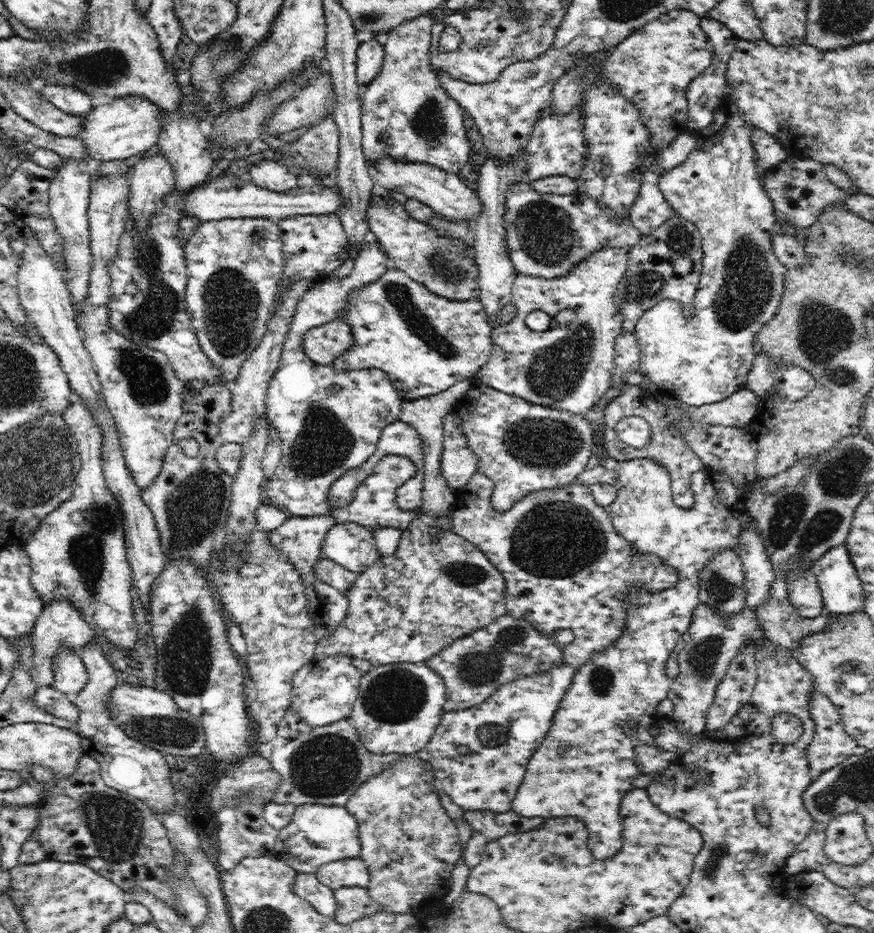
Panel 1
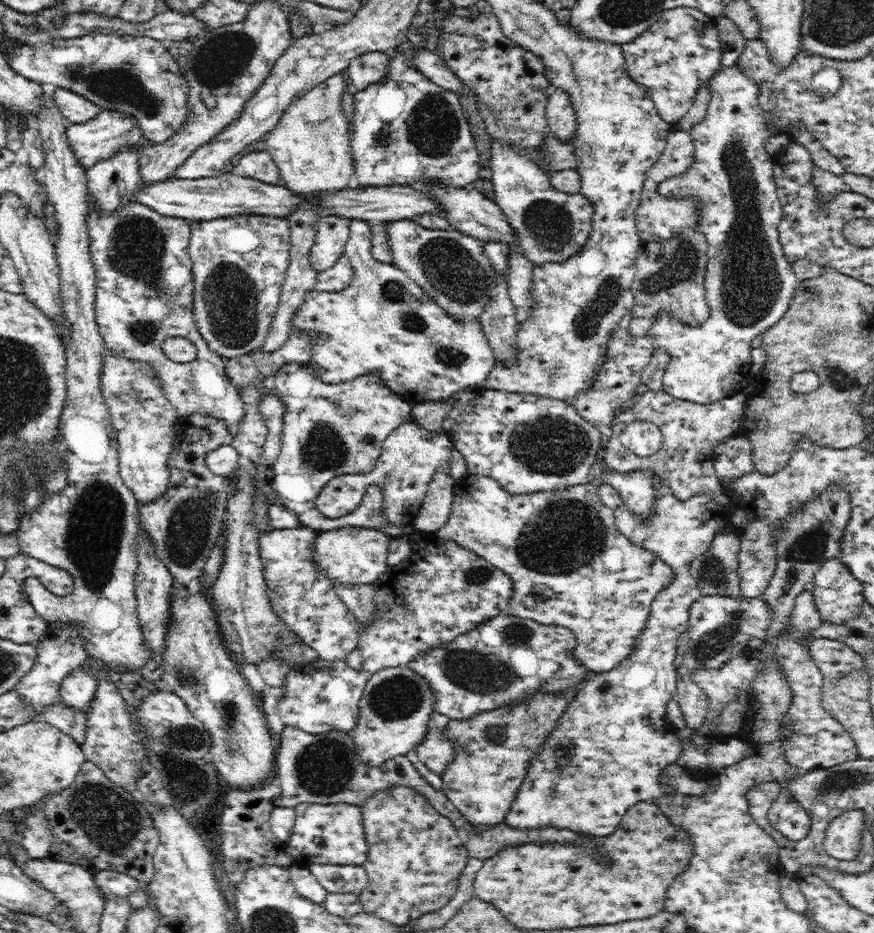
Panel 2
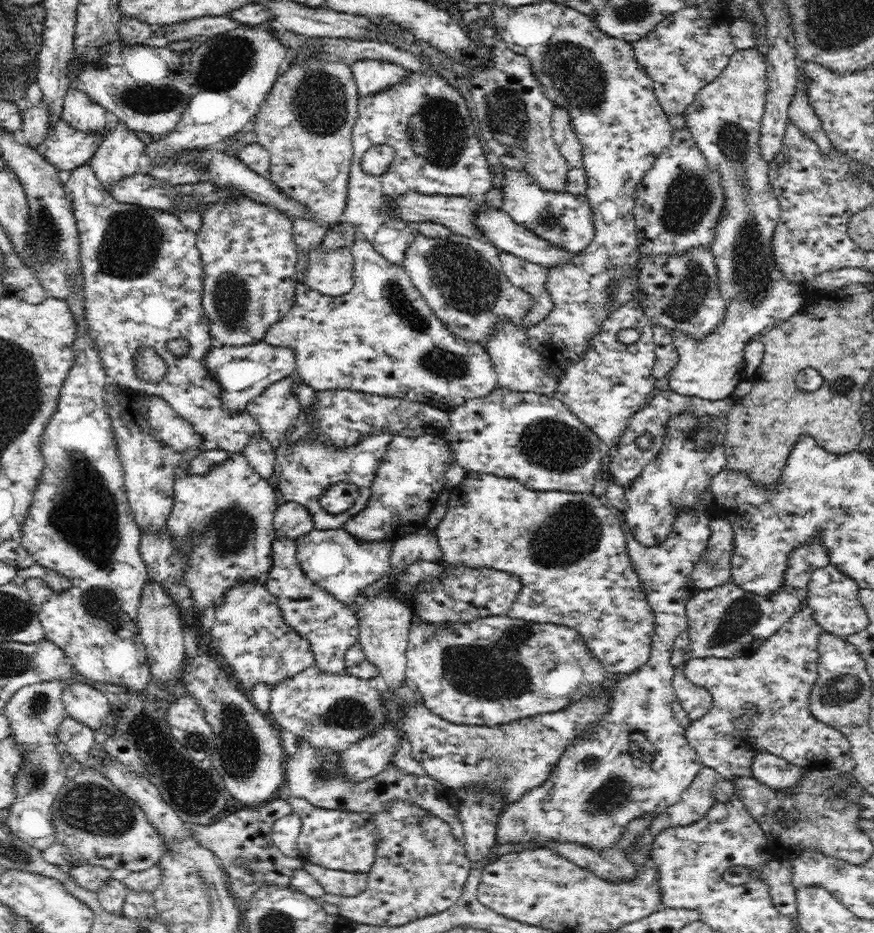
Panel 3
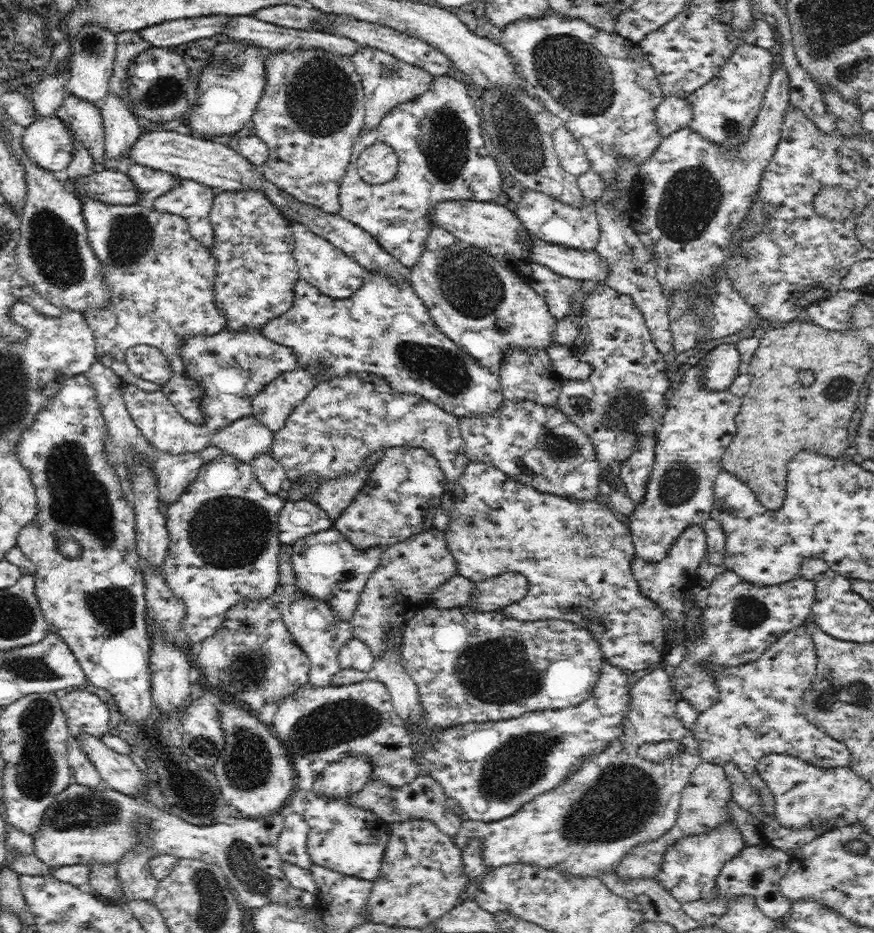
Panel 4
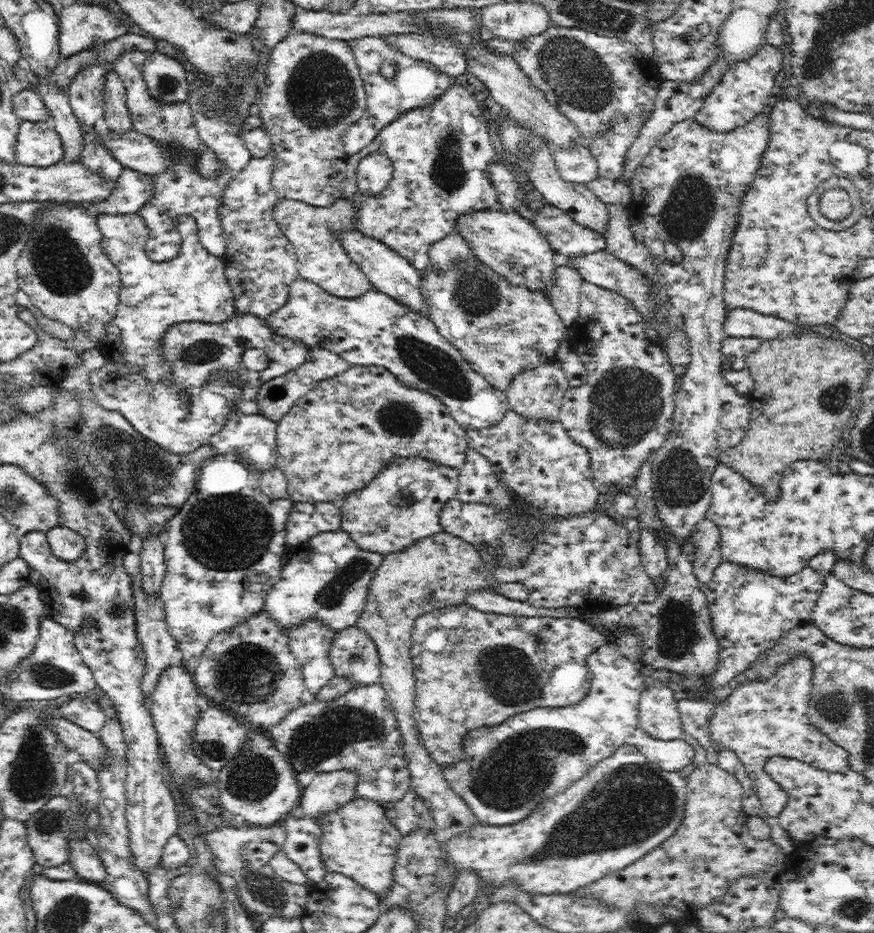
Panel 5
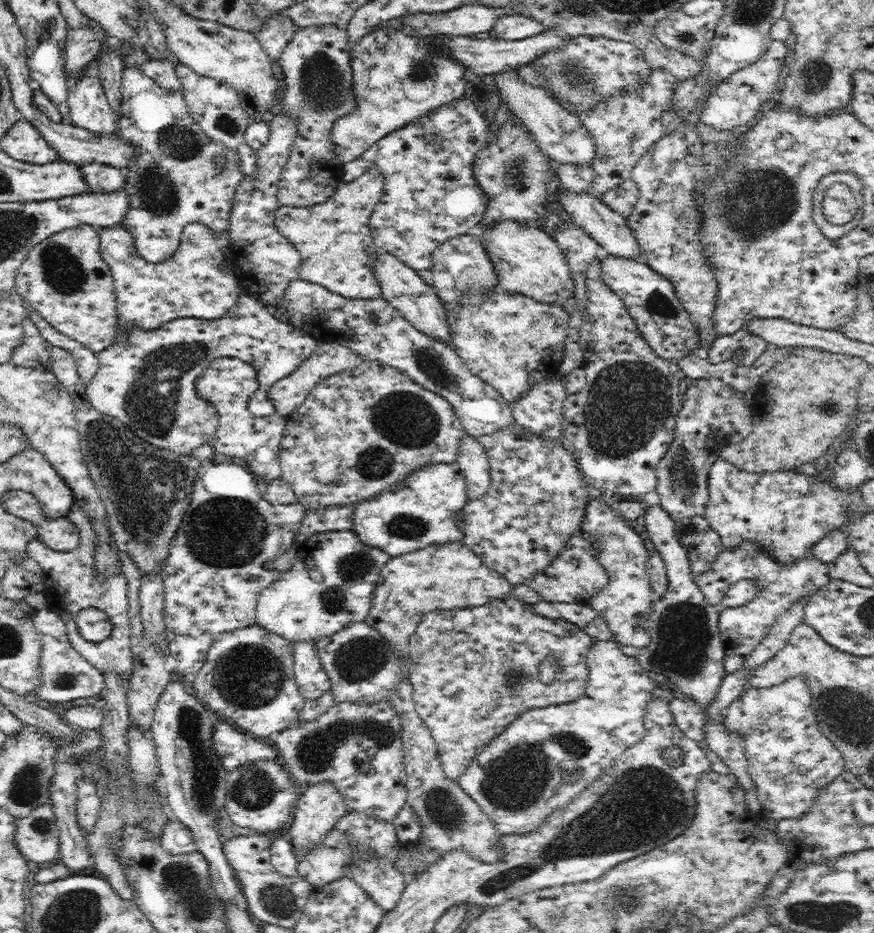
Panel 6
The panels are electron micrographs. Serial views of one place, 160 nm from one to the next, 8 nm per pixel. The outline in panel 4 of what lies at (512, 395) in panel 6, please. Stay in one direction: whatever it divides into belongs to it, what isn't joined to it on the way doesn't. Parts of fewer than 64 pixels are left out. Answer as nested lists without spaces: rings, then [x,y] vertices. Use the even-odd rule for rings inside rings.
[[[457,241],[456,247],[440,250],[438,253],[425,248],[419,262],[410,269],[409,283],[426,305],[428,314],[436,327],[460,350],[473,356],[476,362],[498,375],[500,364],[510,348],[544,350],[553,344],[556,318],[548,311],[545,298],[524,282],[512,269],[504,267],[484,250],[464,241]]]

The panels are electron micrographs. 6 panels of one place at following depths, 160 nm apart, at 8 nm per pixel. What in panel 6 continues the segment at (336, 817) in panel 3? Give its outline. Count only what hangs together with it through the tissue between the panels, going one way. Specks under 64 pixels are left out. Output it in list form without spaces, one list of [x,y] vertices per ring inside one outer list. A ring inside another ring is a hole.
[[[348,811],[336,822],[334,829],[346,833],[350,839],[350,849],[353,846],[354,858],[344,866],[344,876],[354,879],[385,911],[392,910],[407,885],[403,874],[395,867],[395,858],[401,843],[393,823]]]

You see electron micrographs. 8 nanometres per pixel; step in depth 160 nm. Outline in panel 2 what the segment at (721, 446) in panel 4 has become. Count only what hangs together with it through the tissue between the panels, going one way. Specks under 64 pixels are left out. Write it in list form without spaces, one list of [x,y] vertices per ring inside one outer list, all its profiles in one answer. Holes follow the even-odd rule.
[[[608,469],[602,475],[603,482],[616,488],[623,504],[640,518],[648,518],[654,508],[654,484],[658,482],[658,478],[658,475],[643,474],[640,471],[620,473]]]

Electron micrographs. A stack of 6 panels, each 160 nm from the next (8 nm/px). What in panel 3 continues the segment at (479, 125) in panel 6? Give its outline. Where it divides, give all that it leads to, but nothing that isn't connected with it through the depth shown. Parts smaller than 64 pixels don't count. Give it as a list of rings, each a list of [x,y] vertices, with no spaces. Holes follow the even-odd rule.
[[[410,74],[406,81],[398,82],[378,94],[359,97],[358,118],[352,128],[353,159],[348,179],[348,200],[339,223],[356,227],[356,236],[368,240],[374,250],[391,264],[402,265],[408,246],[419,233],[414,225],[393,216],[389,203],[407,193],[442,194],[446,197],[484,195],[492,188],[492,174],[482,144],[476,134],[476,122],[468,110],[468,104],[452,84],[439,74]],[[388,144],[394,149],[394,160],[388,172],[374,176],[361,167],[363,154],[371,147]]]

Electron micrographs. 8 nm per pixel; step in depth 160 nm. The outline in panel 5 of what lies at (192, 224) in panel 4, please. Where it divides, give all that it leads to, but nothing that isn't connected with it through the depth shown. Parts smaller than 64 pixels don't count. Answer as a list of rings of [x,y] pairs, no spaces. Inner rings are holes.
[[[135,48],[126,50],[114,60],[111,66],[124,83],[133,129],[156,139],[156,142],[169,148],[171,158],[173,158],[173,165],[168,165],[168,168],[159,175],[153,175],[156,184],[154,194],[148,198],[144,208],[139,210],[140,217],[144,219],[144,223],[150,229],[146,241],[146,255],[156,263],[168,263],[176,258],[180,253],[182,242],[181,235],[177,230],[177,223],[179,217],[187,215],[196,220],[197,234],[203,248],[210,255],[222,257],[227,247],[226,234],[219,218],[220,200],[235,173],[224,165],[222,160],[219,160],[218,177],[202,177],[196,169],[192,169],[194,154],[200,154],[204,144],[197,133],[189,99],[184,102],[164,104],[152,98],[146,83],[144,83],[144,77],[142,77],[147,55]]]

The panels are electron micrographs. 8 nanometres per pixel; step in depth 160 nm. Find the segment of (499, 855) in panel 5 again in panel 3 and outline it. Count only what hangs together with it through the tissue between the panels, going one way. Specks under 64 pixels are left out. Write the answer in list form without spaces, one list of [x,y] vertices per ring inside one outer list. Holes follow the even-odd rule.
[[[680,508],[676,512],[676,518],[674,518],[674,524],[672,524],[672,530],[670,534],[666,536],[664,542],[660,542],[658,546],[644,546],[639,542],[636,542],[634,535],[630,532],[627,524],[621,525],[624,529],[624,536],[626,537],[627,551],[632,561],[633,567],[635,568],[636,574],[640,579],[640,582],[644,585],[648,604],[652,607],[654,611],[654,634],[651,636],[650,644],[650,656],[648,662],[644,667],[636,670],[634,673],[628,674],[626,678],[622,680],[612,680],[609,683],[608,692],[611,692],[611,706],[609,711],[602,716],[600,722],[596,722],[596,727],[589,727],[585,729],[585,734],[578,739],[575,739],[570,745],[566,746],[564,754],[558,758],[556,766],[552,768],[548,780],[542,784],[542,786],[536,786],[532,790],[528,790],[524,796],[521,796],[520,801],[513,803],[512,805],[506,806],[504,812],[500,815],[499,821],[497,822],[497,833],[496,840],[497,844],[508,844],[508,842],[513,842],[513,844],[520,844],[520,842],[525,842],[529,844],[530,849],[544,847],[544,842],[550,842],[550,840],[557,840],[558,842],[575,842],[576,844],[583,844],[588,848],[593,848],[594,850],[604,850],[604,848],[616,847],[616,844],[620,842],[622,838],[622,832],[624,828],[632,822],[634,818],[640,818],[647,814],[648,816],[658,817],[660,814],[666,814],[670,807],[676,805],[681,800],[681,794],[690,786],[690,783],[696,778],[698,771],[703,767],[700,762],[696,751],[689,745],[688,740],[685,738],[685,729],[680,727],[675,721],[674,713],[672,712],[672,704],[677,701],[675,696],[674,688],[672,687],[672,682],[675,676],[675,667],[670,664],[670,653],[672,652],[672,646],[674,646],[674,640],[680,634],[688,628],[688,620],[686,614],[687,602],[698,594],[701,589],[695,585],[692,580],[691,574],[695,566],[695,562],[698,562],[701,554],[706,550],[706,546],[709,543],[709,538],[711,535],[710,521],[712,520],[711,511],[696,510],[692,508]]]

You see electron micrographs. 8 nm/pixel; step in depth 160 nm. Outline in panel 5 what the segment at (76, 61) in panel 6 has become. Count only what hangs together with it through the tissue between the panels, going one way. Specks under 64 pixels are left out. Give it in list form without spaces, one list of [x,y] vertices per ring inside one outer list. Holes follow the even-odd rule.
[[[80,1],[64,7],[61,10],[59,19],[58,52],[61,53],[61,57],[66,58],[72,56],[72,54],[78,54],[78,52],[90,49],[94,42],[110,41],[135,29],[135,25],[120,10],[116,11],[106,7],[106,5]]]

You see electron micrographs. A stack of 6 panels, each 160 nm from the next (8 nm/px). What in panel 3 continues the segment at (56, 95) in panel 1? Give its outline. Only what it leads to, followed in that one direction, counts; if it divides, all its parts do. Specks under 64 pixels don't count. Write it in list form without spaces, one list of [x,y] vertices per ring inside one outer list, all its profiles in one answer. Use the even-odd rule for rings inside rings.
[[[72,86],[64,96],[61,119],[82,132],[105,132],[108,128],[104,116],[106,111],[84,90]]]

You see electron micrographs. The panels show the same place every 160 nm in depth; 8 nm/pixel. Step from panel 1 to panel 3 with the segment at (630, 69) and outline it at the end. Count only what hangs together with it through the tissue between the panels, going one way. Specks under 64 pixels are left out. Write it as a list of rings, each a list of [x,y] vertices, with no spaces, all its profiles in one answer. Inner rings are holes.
[[[706,3],[700,4],[700,6],[689,6],[666,16],[644,38],[632,43],[636,61],[646,71],[646,75],[652,79],[655,95],[668,116],[684,114],[699,90],[720,76],[720,73],[726,68],[730,56],[737,51],[732,42],[730,29],[728,29],[729,21],[730,17],[725,8],[713,10]]]

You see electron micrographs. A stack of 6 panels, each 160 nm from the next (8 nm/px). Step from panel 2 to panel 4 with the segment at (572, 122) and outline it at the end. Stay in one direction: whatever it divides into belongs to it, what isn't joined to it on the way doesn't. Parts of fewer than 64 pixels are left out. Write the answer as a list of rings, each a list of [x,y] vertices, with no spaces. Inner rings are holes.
[[[561,121],[556,122],[556,128],[553,132],[553,147],[566,172],[579,177],[580,174],[591,170],[590,159],[588,159],[583,146],[561,124]]]

